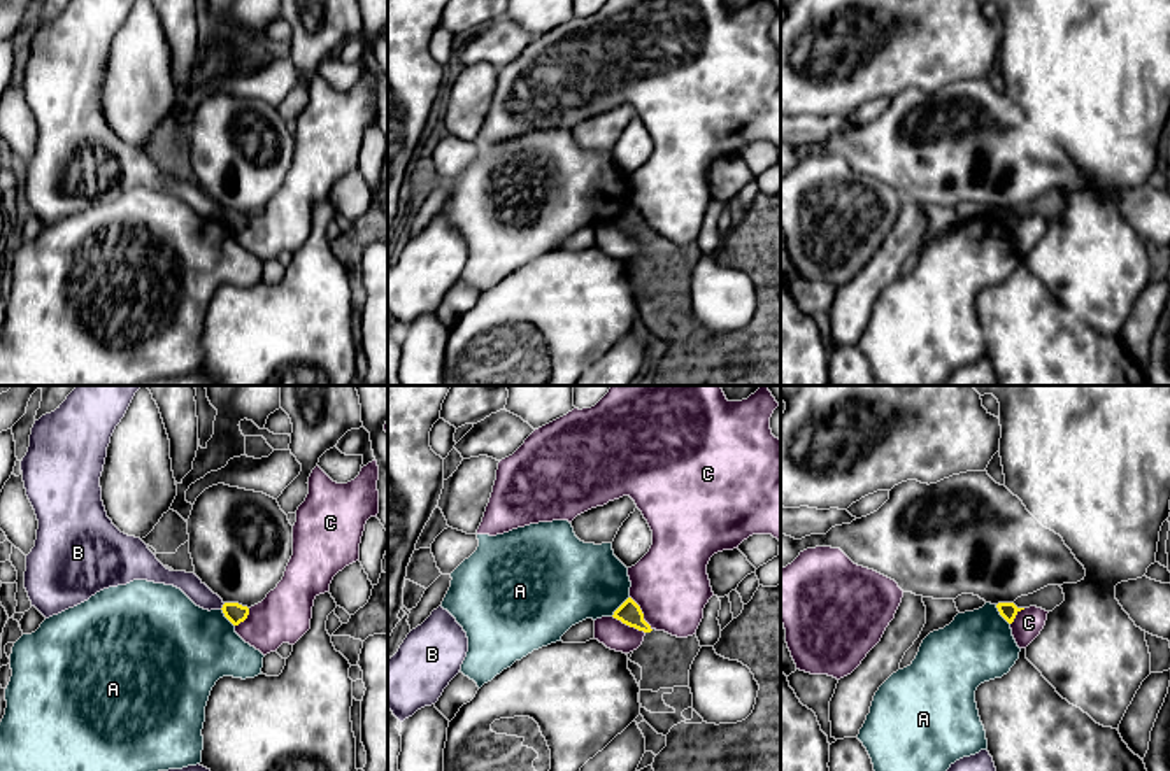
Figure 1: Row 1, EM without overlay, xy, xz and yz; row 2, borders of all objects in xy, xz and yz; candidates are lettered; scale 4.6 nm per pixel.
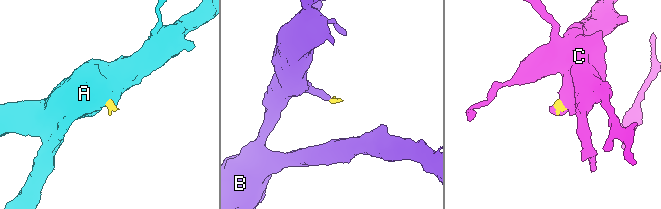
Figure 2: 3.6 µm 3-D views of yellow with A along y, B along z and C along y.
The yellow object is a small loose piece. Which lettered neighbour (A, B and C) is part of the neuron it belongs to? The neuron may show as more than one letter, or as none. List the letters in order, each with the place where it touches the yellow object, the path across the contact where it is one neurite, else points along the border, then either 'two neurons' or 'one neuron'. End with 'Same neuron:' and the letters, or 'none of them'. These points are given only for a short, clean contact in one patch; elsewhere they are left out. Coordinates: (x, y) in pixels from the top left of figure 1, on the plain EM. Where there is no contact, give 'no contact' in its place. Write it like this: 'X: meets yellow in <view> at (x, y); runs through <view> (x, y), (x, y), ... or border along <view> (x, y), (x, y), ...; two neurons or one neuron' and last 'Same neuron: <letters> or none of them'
A: meets yellow in xz at (620, 214); border along xz (628, 204), (611, 223); two neurons
B: meets yellow in xy at (223, 214); border along xy (225, 211), (220, 216); two neurons
C: meets yellow in xz at (642, 221); border along xz (630, 204), (651, 237); two neurons
Same neuron: none of them

